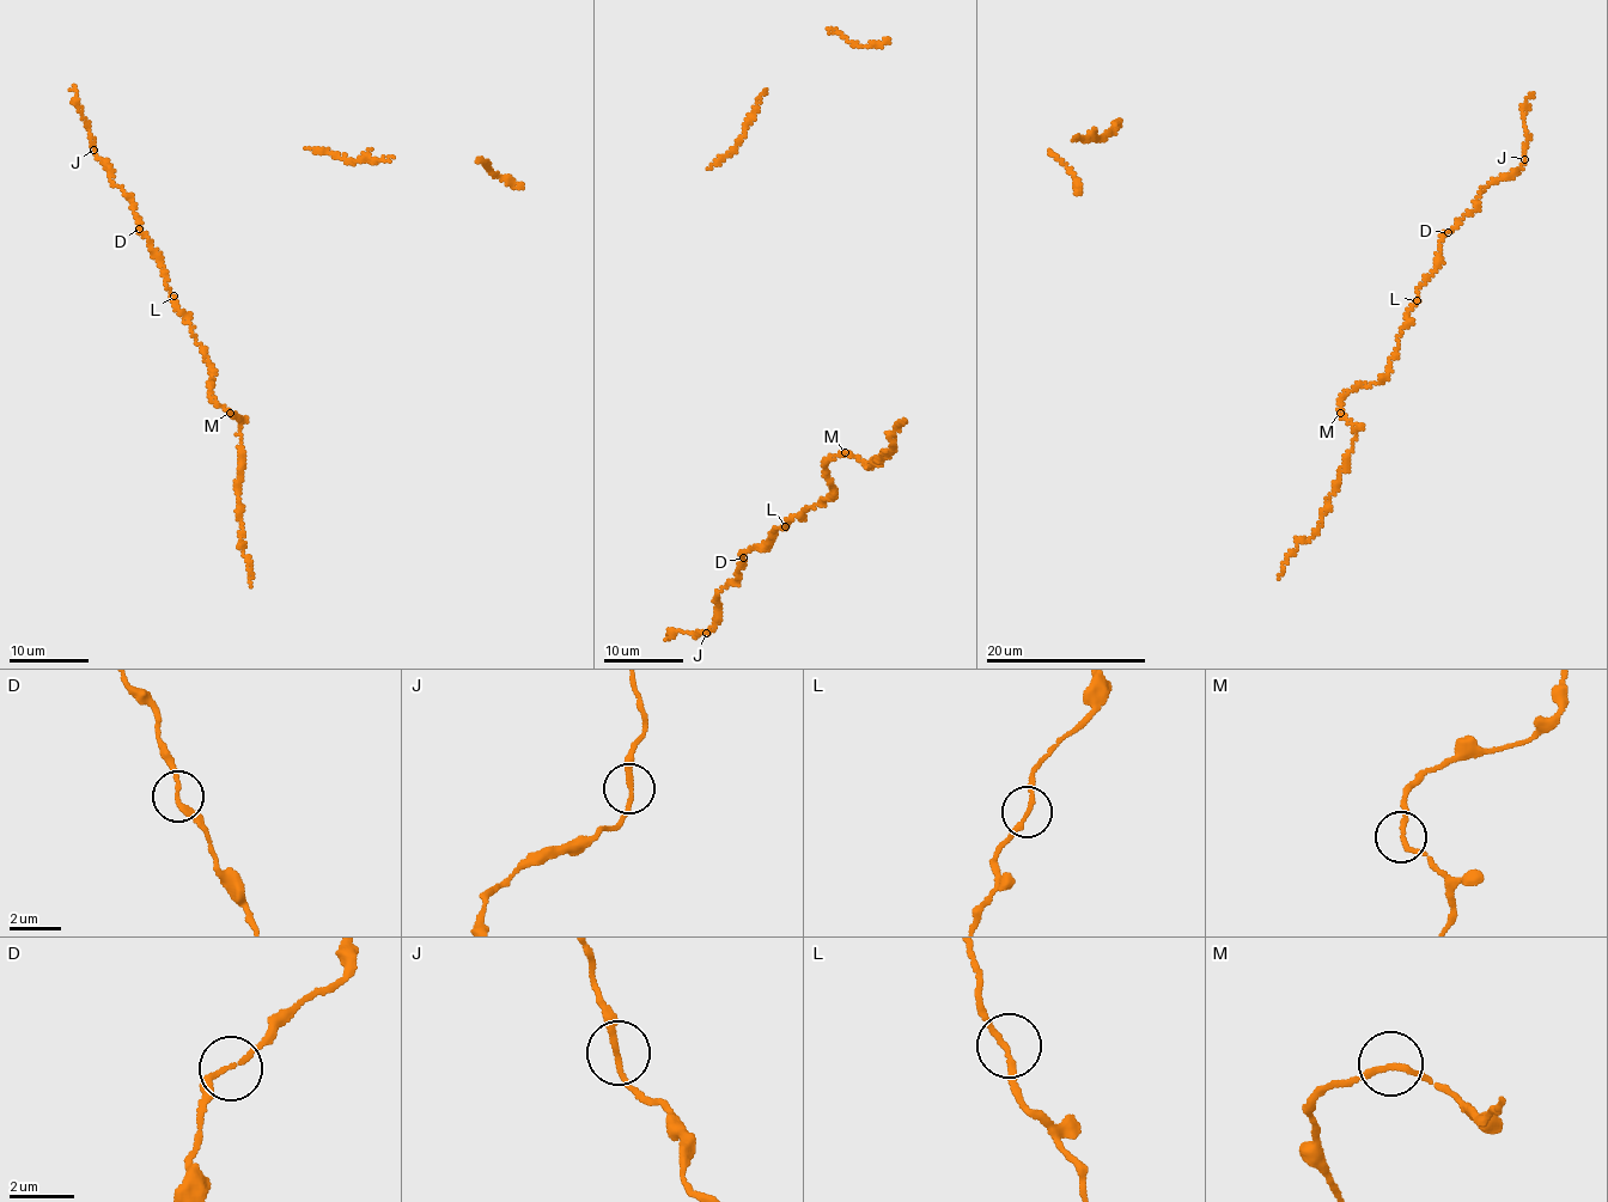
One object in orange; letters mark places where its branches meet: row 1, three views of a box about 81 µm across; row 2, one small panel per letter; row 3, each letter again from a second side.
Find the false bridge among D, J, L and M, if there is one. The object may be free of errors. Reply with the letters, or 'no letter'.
no letter

